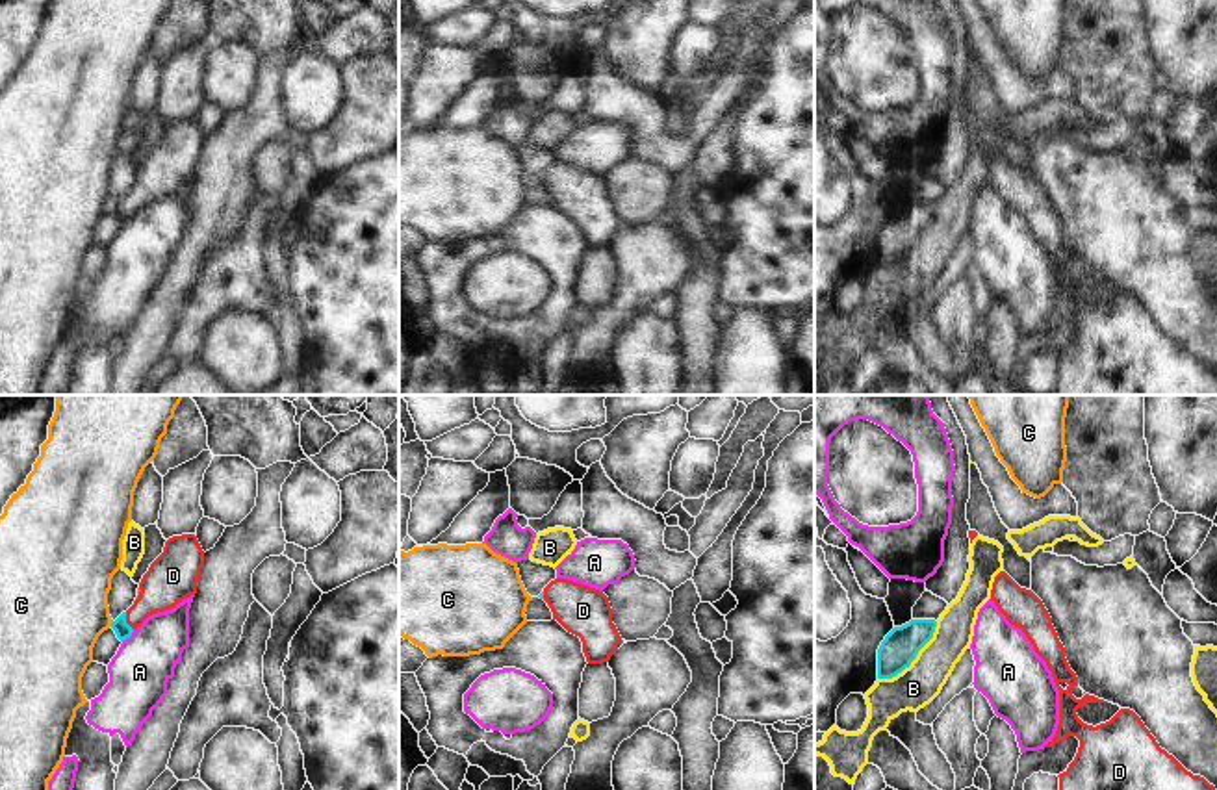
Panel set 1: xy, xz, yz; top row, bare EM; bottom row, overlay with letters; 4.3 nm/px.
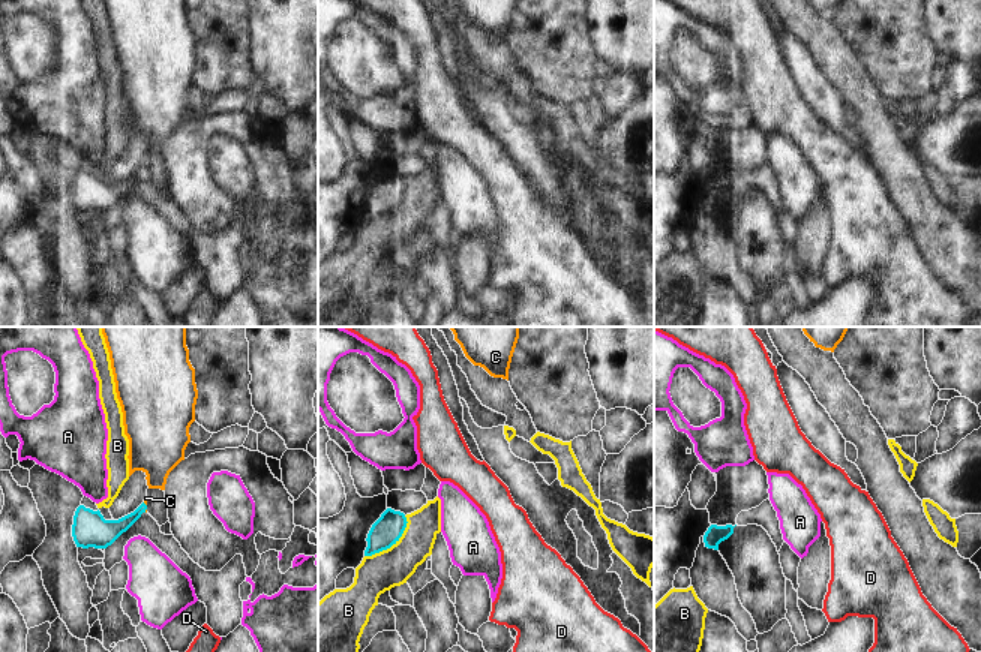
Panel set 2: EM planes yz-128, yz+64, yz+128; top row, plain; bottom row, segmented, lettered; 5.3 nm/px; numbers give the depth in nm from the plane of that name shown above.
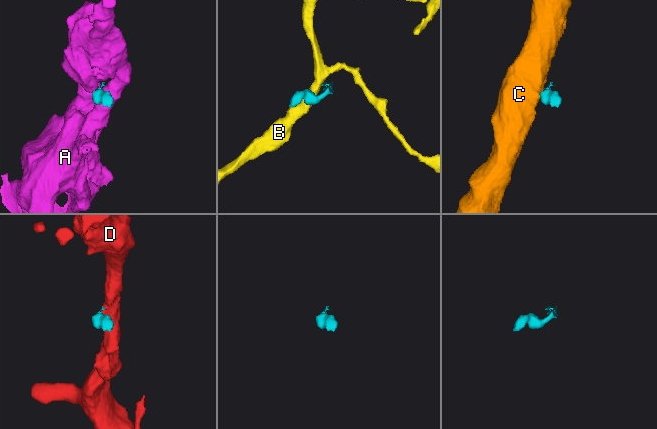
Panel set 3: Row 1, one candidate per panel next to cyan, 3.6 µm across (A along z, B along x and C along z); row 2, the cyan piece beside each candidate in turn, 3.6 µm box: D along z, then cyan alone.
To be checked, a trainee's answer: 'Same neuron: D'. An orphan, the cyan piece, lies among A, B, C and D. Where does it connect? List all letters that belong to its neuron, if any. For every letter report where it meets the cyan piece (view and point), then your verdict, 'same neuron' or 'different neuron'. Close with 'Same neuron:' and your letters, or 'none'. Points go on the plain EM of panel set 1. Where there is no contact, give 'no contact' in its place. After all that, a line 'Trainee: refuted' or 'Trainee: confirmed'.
A: meets cyan in xy at (128, 221); different neuron
B: meets cyan in yz at (915, 242); different neuron
C: meets cyan in xy at (112, 208); different neuron
D: meets cyan in xy at (125, 206); same neuron
Same neuron: D
Trainee: confirmed

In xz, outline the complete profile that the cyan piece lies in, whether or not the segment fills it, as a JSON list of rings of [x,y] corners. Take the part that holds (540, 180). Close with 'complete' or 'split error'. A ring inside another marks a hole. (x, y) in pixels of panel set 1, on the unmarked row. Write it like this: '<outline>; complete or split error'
[[[557,161],[538,182],[549,189],[553,204],[581,223],[588,248],[610,245],[621,221],[612,208],[612,193],[603,176]]]; split error

